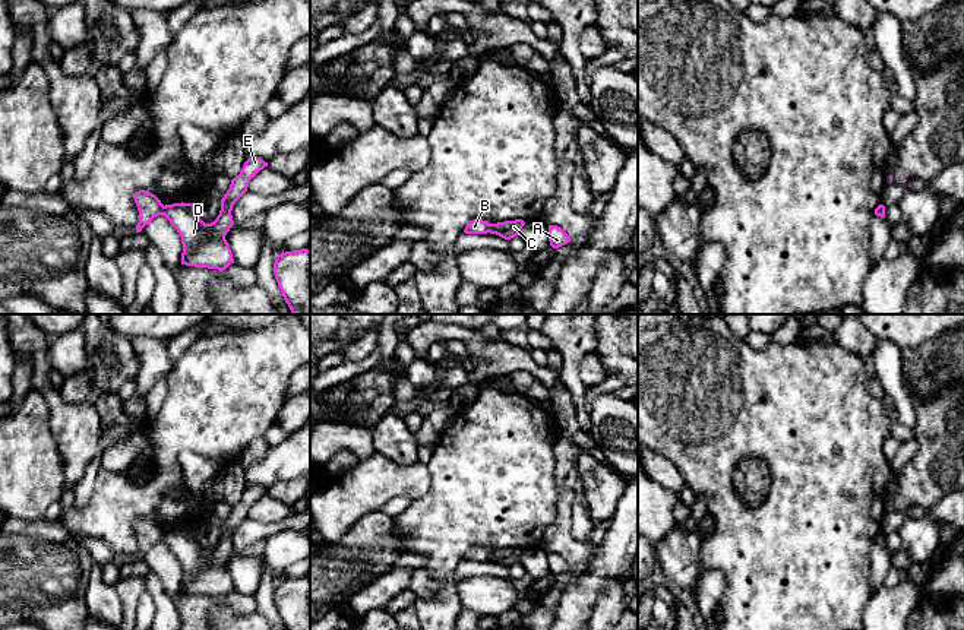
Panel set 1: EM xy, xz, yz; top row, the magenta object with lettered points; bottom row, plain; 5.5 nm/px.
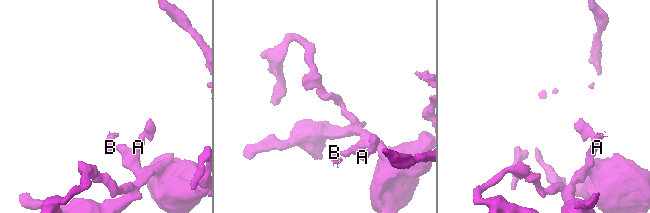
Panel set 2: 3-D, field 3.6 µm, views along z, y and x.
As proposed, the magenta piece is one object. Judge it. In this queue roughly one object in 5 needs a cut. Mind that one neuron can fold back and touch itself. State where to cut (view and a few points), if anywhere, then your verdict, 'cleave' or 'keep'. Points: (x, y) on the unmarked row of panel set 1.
cut in xy along (164, 534), (160, 541); cleave

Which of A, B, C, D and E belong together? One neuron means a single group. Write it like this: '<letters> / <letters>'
A C D E / B

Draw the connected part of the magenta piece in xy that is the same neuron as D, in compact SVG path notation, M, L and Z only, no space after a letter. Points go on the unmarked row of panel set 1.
M257 484L249 485L240 501L231 507L230 516L221 526L221 538L216 547L205 551L195 538L193 531L173 531L162 535L162 541L181 564L181 592L195 595L225 598L234 591L231 576L225 567L234 553L233 534L247 519L250 507L268 490Z

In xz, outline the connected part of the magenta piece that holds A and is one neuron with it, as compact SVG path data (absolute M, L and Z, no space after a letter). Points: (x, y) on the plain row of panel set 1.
M549 553L549 569L553 576L559 576L571 569L571 564L557 553Z

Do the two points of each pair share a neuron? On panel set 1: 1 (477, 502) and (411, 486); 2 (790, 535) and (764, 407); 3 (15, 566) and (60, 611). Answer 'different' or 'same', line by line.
1: different
2: same
3: same

